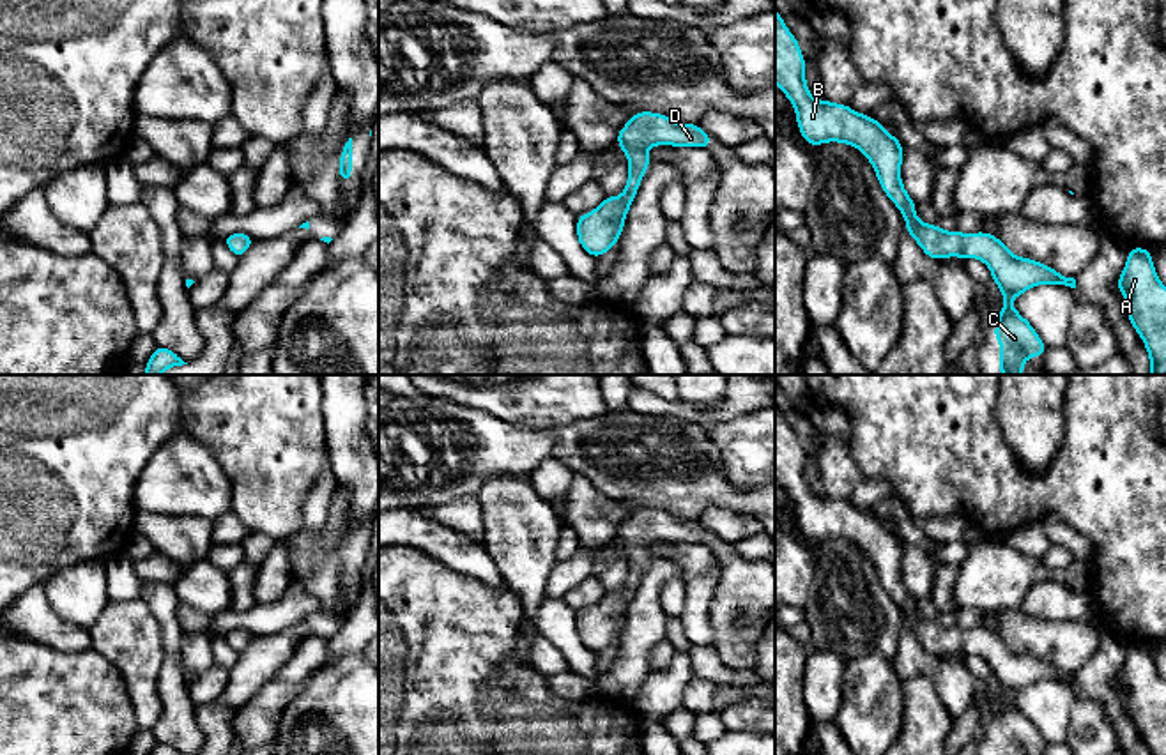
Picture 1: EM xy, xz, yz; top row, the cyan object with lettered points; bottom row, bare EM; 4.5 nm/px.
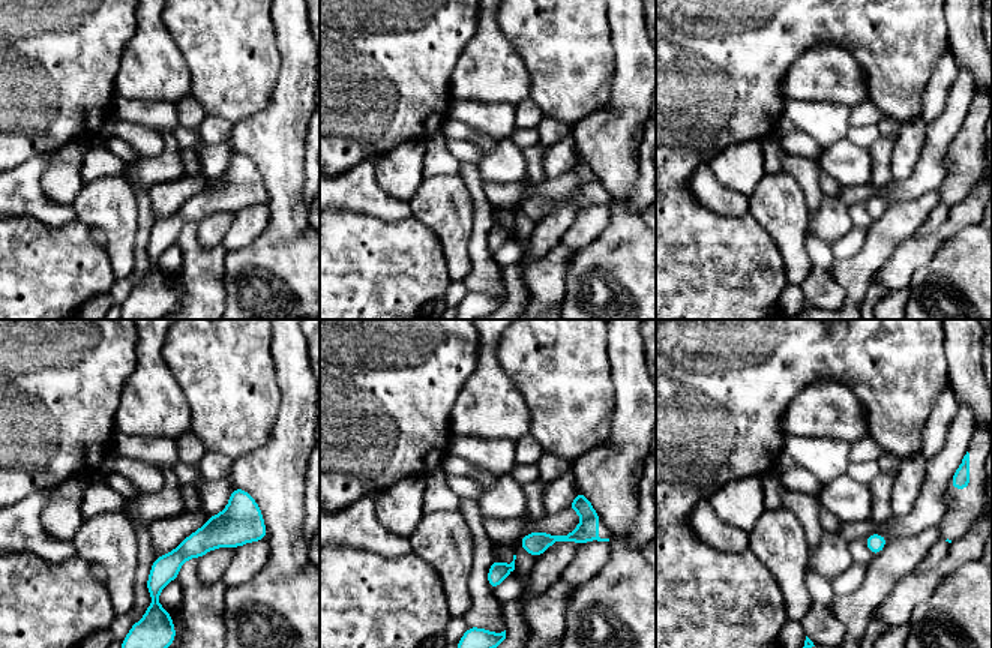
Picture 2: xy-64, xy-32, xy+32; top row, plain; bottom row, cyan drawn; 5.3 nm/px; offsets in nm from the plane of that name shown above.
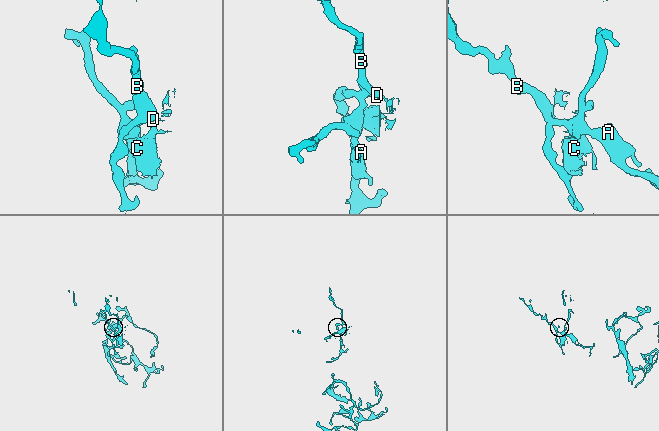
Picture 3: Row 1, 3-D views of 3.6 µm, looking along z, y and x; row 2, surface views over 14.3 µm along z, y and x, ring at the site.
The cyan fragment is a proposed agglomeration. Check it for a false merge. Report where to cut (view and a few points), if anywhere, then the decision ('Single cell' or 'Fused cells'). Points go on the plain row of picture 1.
No split. Single cell

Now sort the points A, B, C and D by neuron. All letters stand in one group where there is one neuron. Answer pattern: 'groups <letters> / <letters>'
groups A B C D

